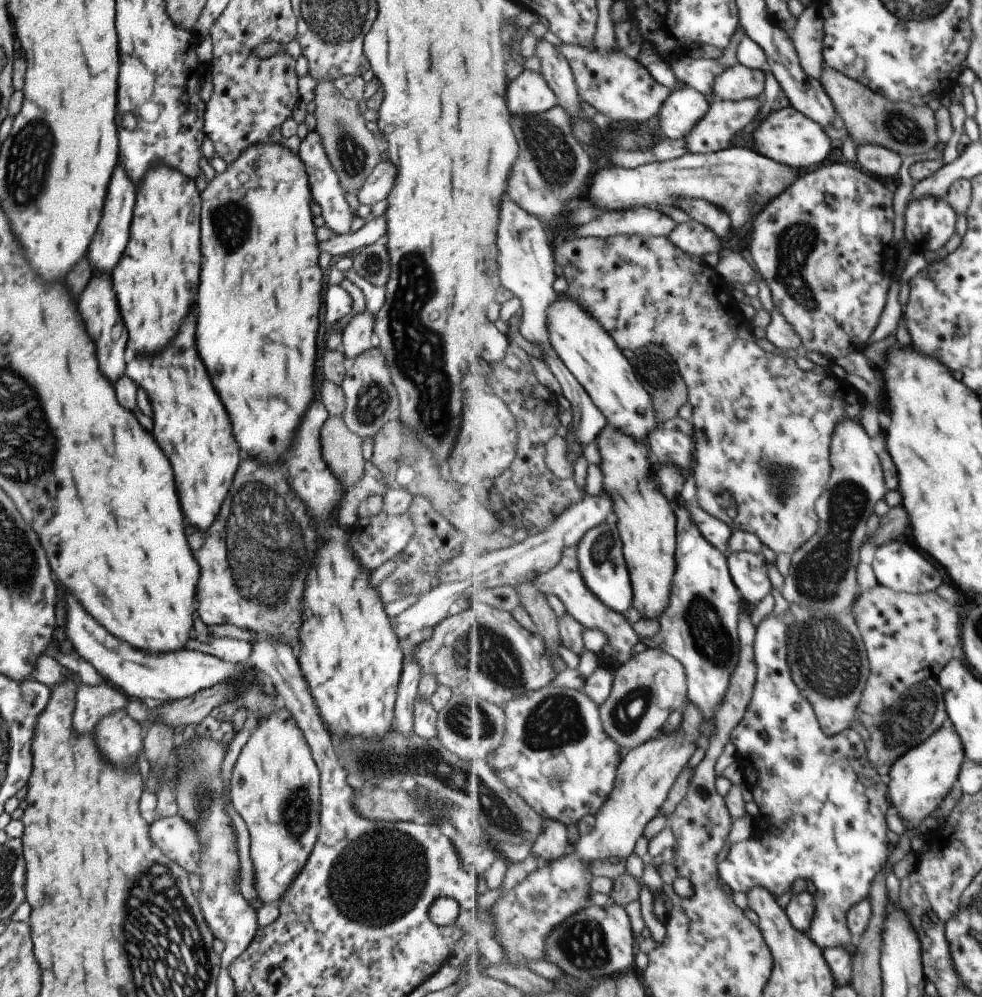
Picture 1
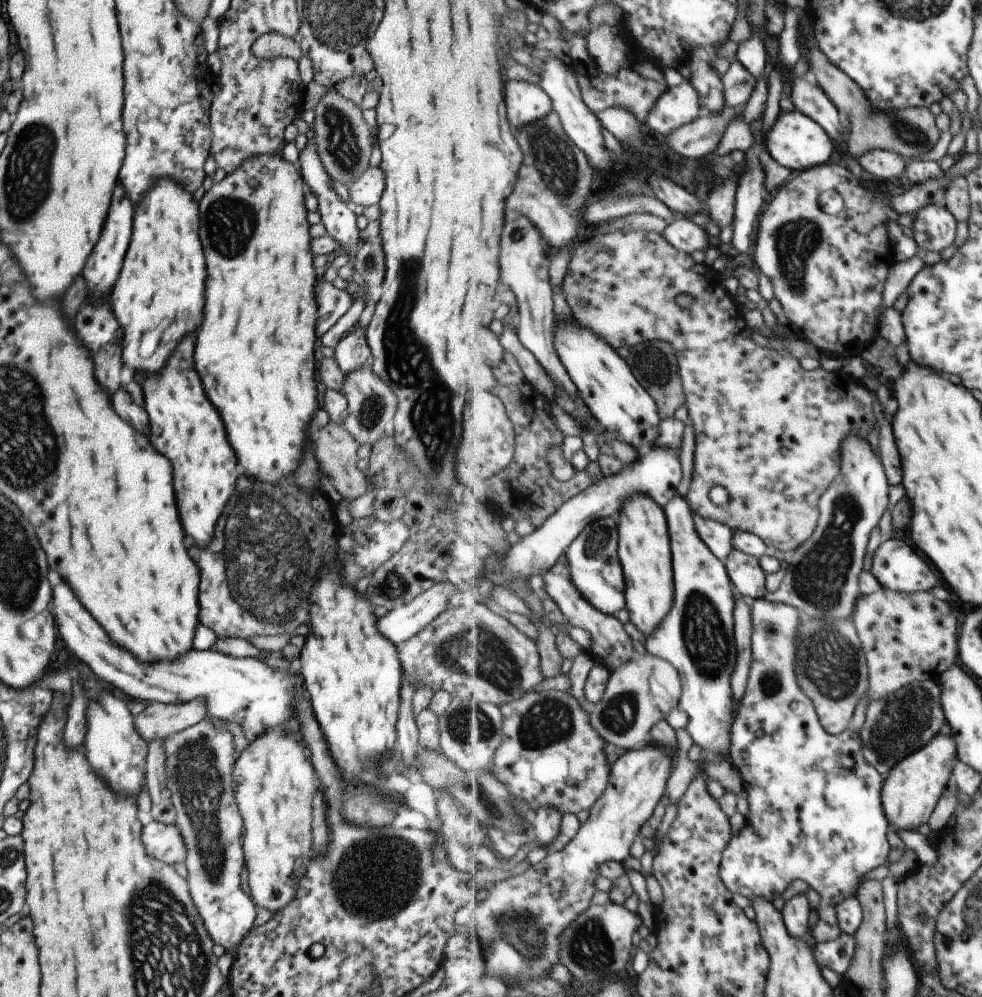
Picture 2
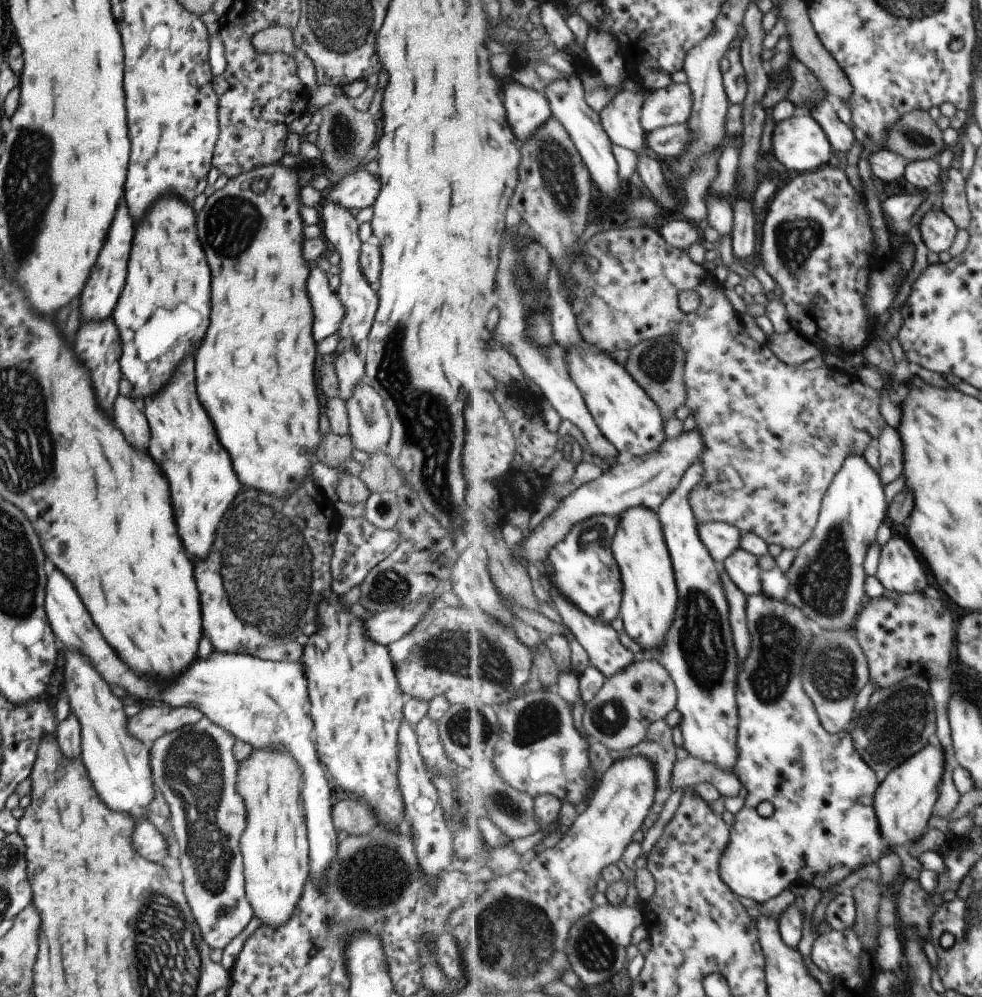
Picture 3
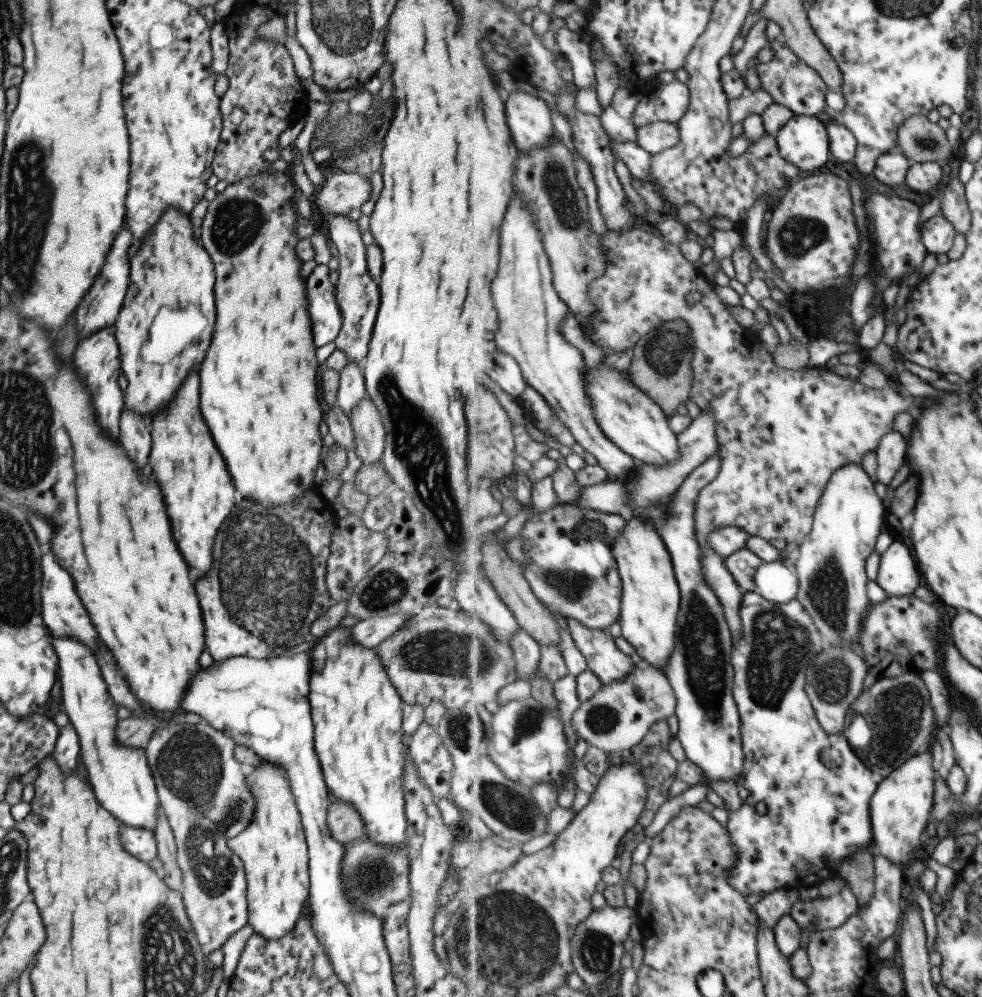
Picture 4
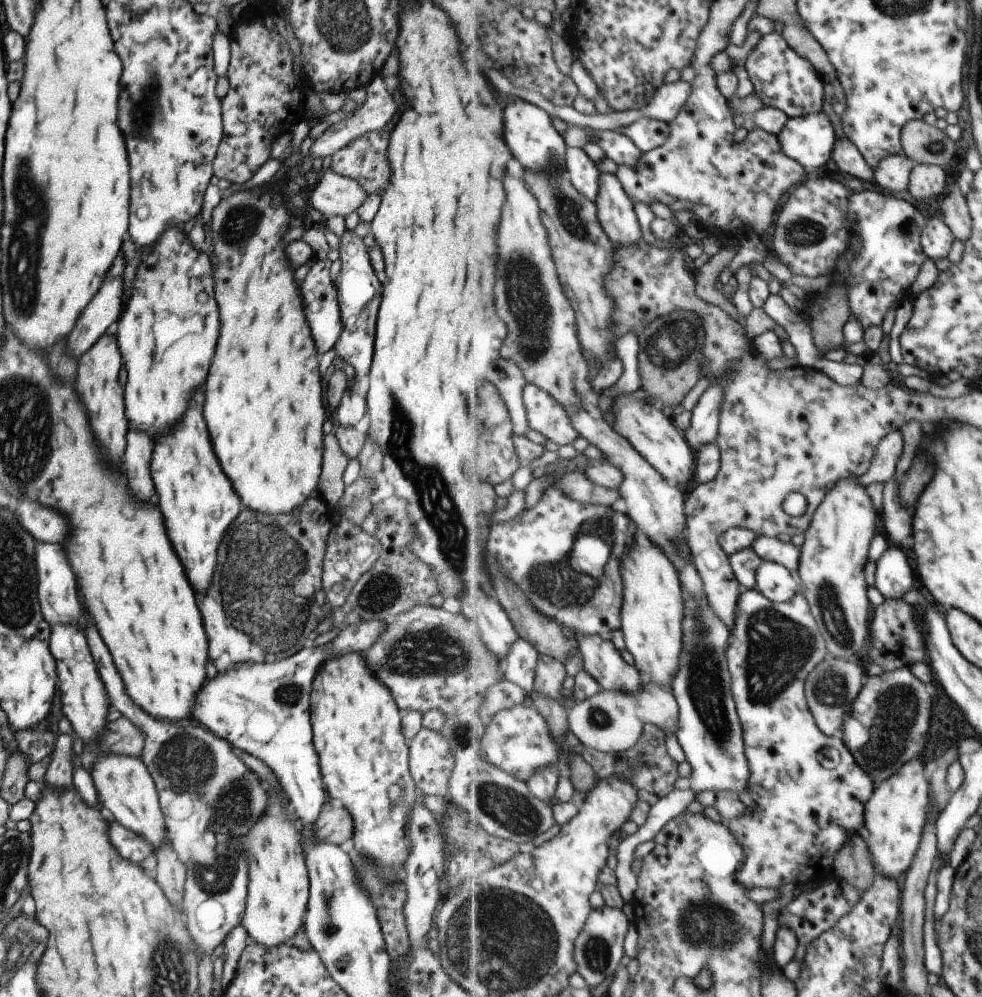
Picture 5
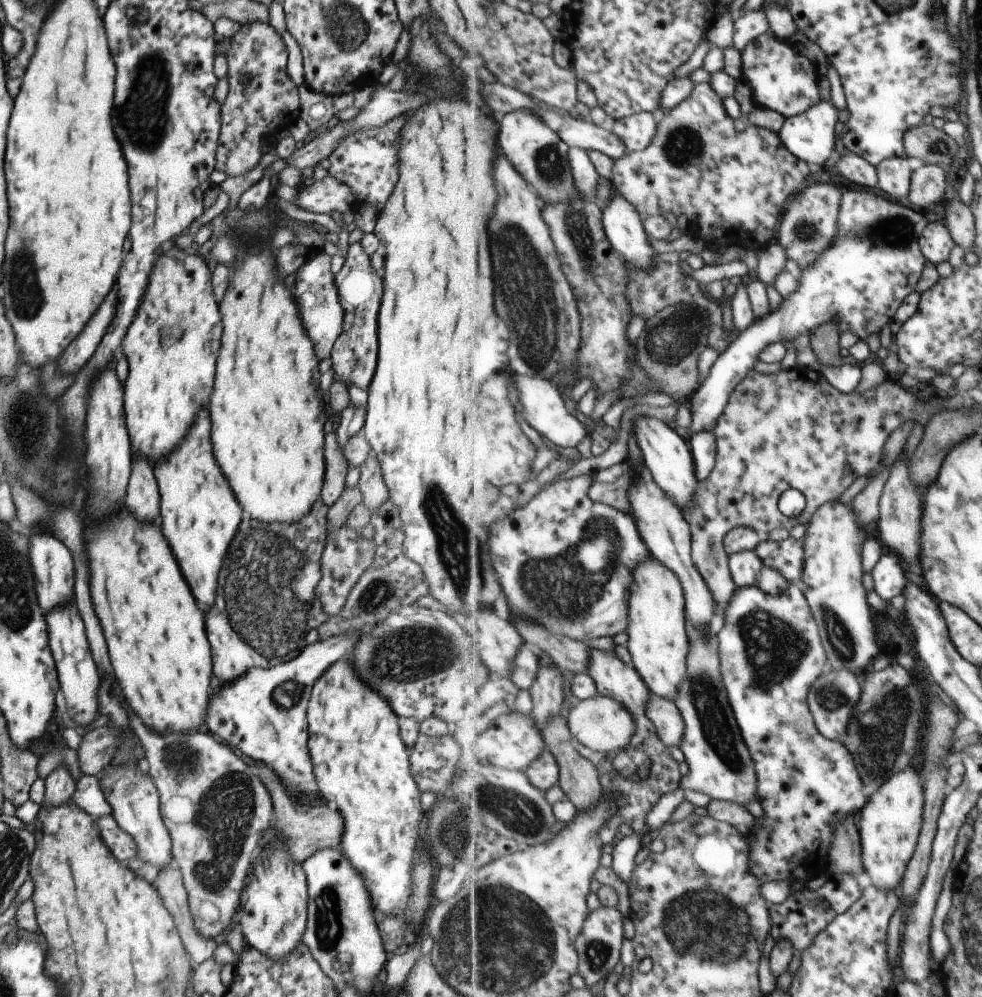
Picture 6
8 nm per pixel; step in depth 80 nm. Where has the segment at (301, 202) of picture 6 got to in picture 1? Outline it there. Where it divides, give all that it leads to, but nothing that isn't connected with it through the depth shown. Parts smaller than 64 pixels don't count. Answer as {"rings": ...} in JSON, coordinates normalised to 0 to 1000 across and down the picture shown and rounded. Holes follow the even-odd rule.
{"rings":[[[394,160],[388,161],[371,181],[369,188],[362,194],[365,203],[378,207],[384,201],[392,200],[396,191],[400,189],[402,177],[404,177],[402,166]]]}

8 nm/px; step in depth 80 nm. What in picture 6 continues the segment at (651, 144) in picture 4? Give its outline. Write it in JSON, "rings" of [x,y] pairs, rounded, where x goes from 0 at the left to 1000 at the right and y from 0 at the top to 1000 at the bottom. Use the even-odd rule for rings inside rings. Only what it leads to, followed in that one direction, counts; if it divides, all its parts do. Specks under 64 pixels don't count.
{"rings":[[[662,112],[646,113],[630,119],[623,131],[636,141],[641,152],[657,150],[669,136],[671,118]]]}

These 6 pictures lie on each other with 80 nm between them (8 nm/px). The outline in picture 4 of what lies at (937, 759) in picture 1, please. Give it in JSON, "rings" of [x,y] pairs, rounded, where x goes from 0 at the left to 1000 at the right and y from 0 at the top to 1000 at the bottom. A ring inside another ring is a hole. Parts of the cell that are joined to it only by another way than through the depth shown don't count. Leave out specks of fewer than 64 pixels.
{"rings":[[[953,752],[932,757],[915,770],[907,773],[905,778],[895,786],[888,800],[888,827],[890,847],[893,857],[902,859],[918,871],[930,863],[928,855],[940,851],[943,843],[942,830],[949,820],[953,801],[953,779],[955,773],[950,770],[950,758]]]}

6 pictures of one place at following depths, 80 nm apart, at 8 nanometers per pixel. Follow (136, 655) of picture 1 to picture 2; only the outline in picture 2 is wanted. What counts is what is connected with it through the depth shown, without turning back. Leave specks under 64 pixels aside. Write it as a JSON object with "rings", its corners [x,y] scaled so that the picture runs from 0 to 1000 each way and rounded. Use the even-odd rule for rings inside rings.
{"rings":[[[62,584],[52,593],[51,612],[56,618],[55,625],[59,630],[59,640],[66,648],[76,654],[76,658],[93,668],[93,674],[99,681],[113,686],[123,692],[131,700],[145,702],[146,705],[182,706],[197,701],[210,704],[210,716],[219,725],[227,721],[233,725],[241,725],[249,739],[258,742],[265,739],[272,731],[292,731],[304,742],[305,730],[299,720],[297,700],[310,693],[302,672],[280,673],[261,660],[235,660],[217,651],[204,653],[192,651],[175,663],[148,666],[140,664],[123,652],[115,648],[109,636],[99,628],[99,624],[87,614],[76,596]]]}

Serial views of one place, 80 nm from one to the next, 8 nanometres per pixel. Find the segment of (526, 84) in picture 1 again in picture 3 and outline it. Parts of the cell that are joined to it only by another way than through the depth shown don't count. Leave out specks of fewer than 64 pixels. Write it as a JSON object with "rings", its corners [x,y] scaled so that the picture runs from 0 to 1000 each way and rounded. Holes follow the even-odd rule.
{"rings":[[[517,81],[514,86],[514,106],[518,122],[522,126],[522,132],[529,136],[529,142],[535,142],[564,116],[562,103],[555,94],[529,82]]]}

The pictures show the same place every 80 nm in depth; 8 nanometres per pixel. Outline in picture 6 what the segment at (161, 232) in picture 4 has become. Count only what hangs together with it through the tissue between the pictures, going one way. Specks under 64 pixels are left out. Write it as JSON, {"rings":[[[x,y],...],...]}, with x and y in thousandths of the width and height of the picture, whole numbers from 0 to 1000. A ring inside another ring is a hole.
{"rings":[[[177,244],[169,246],[166,255],[158,260],[143,305],[123,343],[130,367],[125,383],[125,411],[133,451],[160,461],[182,445],[203,405],[211,401],[215,393],[225,319],[209,262],[198,251],[183,250]],[[177,325],[184,331],[184,338],[164,351],[164,331]]]}

